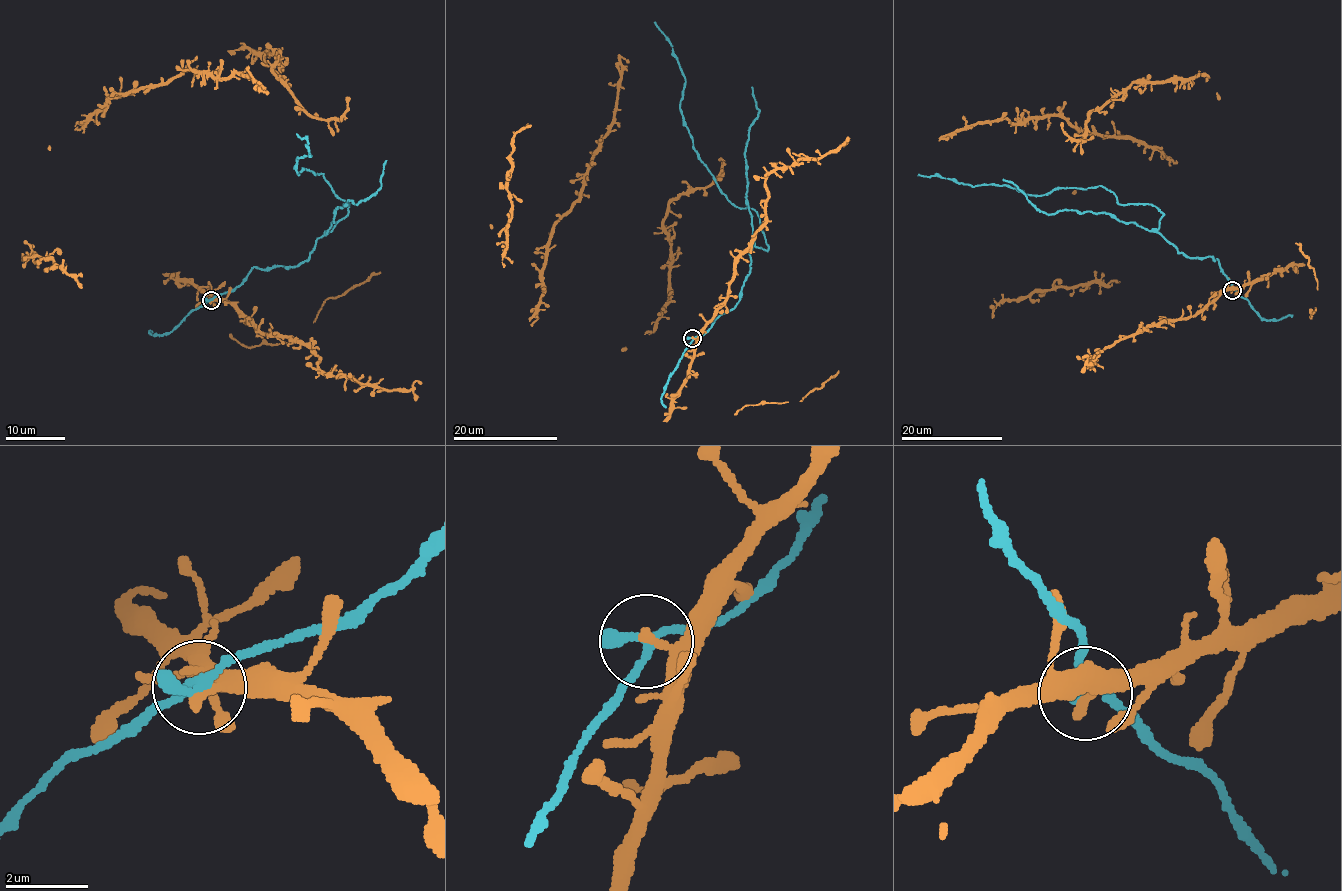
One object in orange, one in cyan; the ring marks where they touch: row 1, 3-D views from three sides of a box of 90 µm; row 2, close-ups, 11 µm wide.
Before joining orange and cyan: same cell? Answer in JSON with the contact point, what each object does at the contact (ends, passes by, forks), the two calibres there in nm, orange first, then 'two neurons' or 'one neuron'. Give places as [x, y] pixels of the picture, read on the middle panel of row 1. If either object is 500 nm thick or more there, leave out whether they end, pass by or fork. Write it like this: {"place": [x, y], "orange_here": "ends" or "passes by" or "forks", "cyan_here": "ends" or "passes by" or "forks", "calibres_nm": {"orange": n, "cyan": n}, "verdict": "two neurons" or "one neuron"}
{"place": [692, 338], "orange_here": "ends", "cyan_here": "passes by", "calibres_nm": {"orange": 260, "cyan": 280}, "verdict": "one neuron"}

